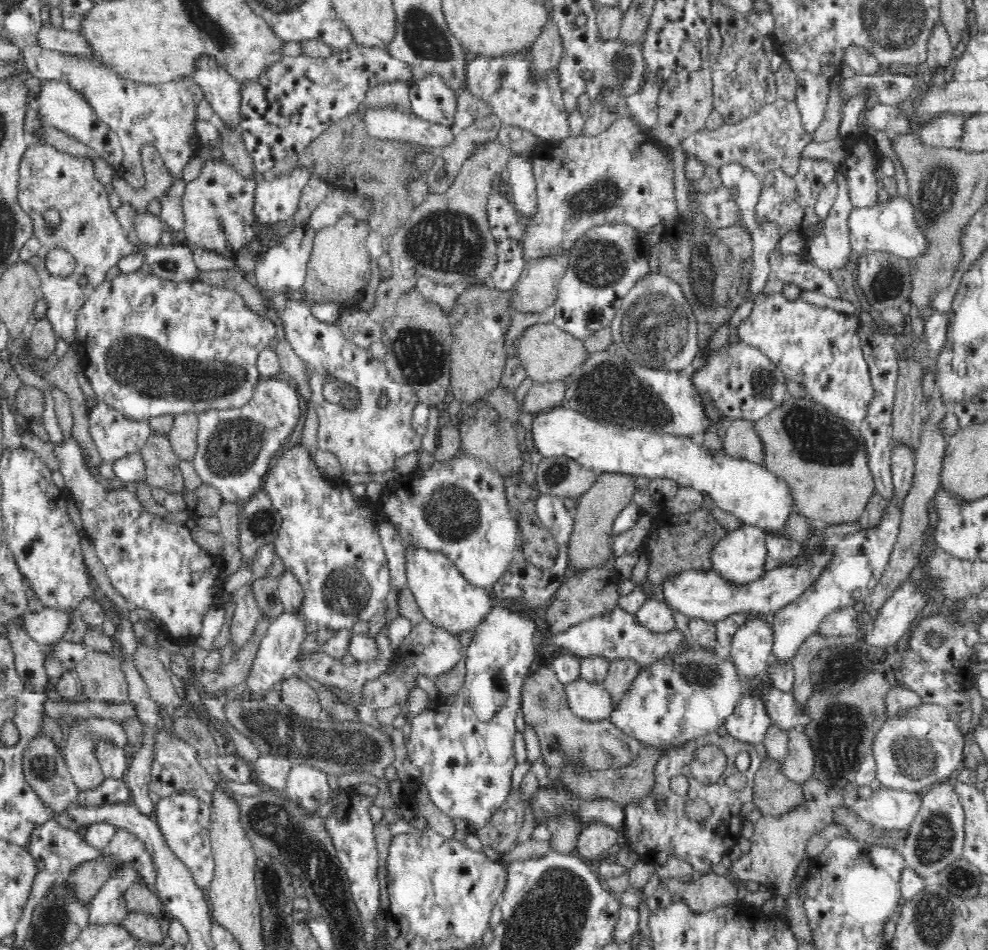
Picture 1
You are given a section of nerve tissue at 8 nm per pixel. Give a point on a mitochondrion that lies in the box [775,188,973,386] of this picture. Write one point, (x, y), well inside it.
(887, 283)

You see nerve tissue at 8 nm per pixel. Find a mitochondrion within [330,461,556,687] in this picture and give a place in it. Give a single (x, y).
(452, 509)

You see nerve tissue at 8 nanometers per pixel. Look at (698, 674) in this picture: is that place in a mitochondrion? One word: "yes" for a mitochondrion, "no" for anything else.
yes

